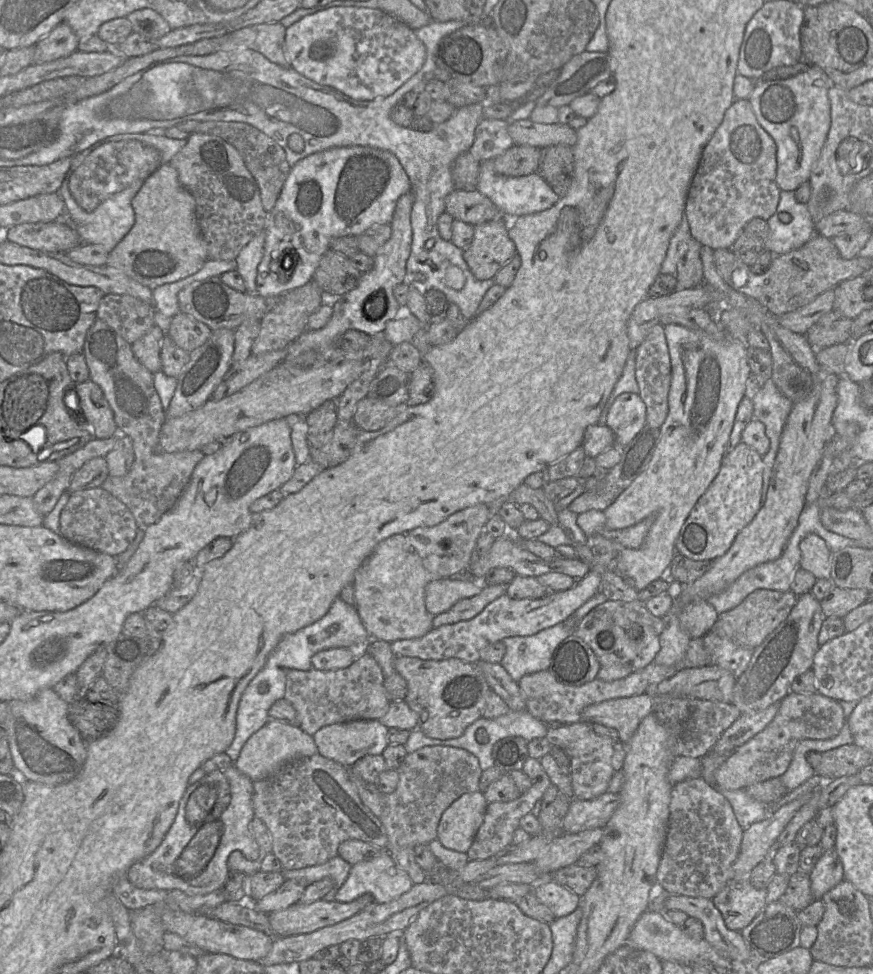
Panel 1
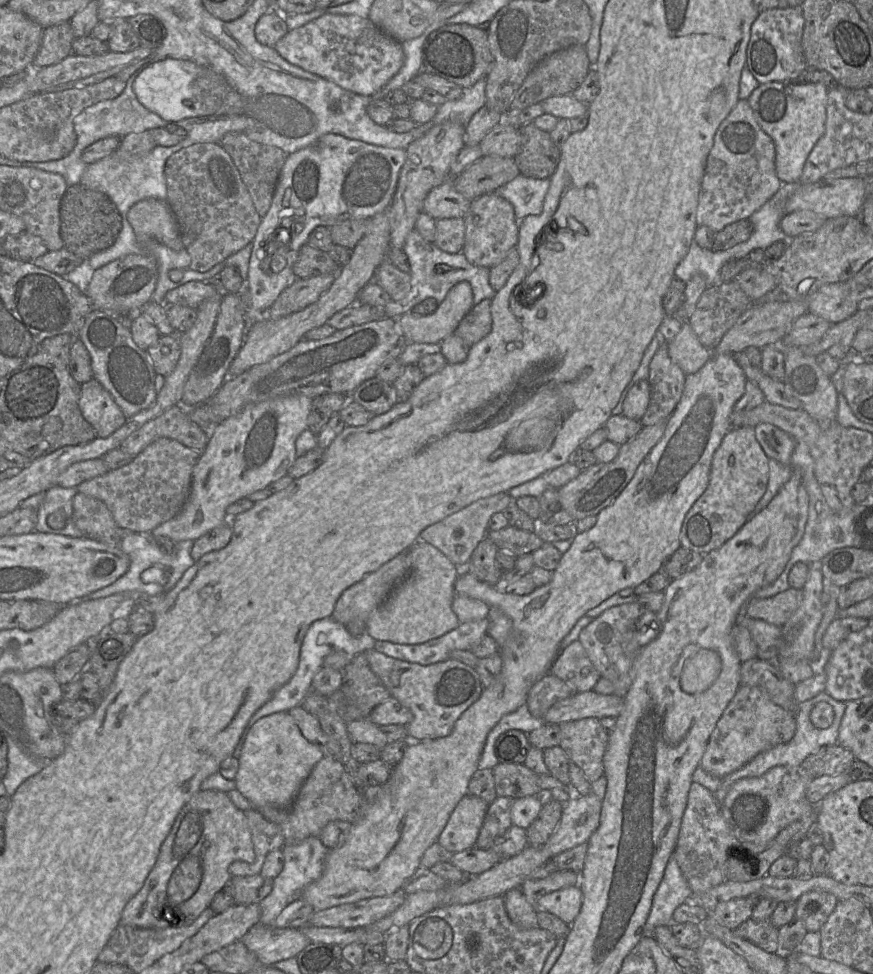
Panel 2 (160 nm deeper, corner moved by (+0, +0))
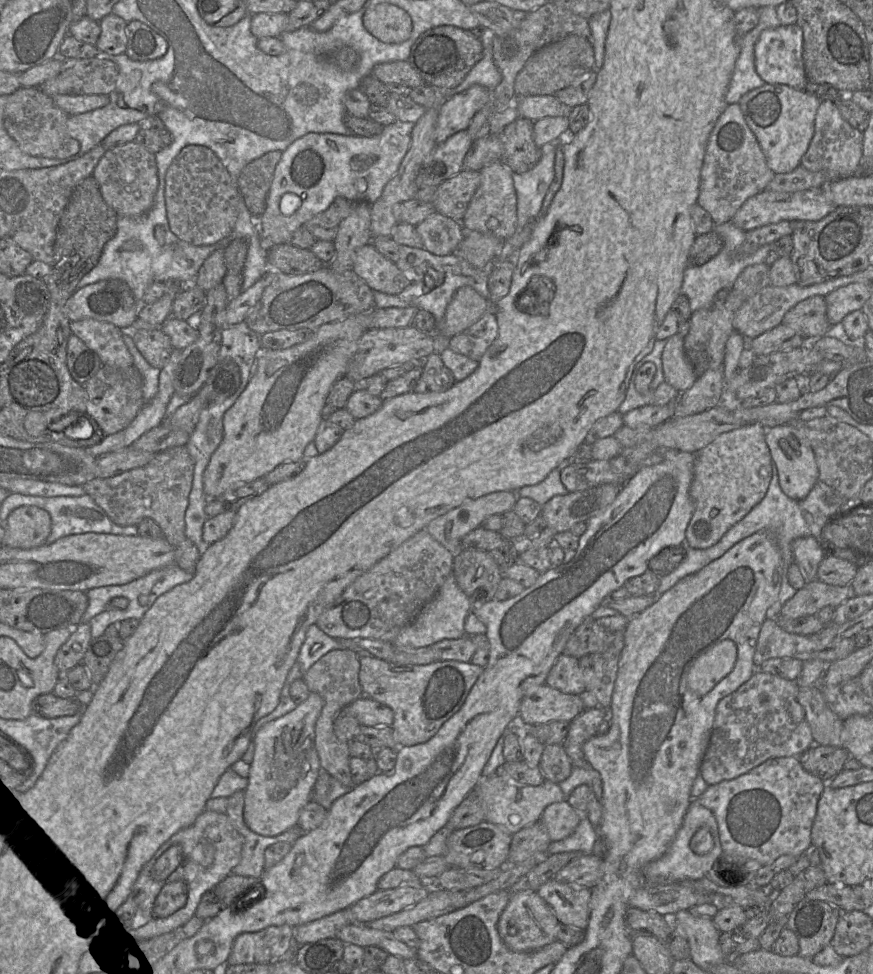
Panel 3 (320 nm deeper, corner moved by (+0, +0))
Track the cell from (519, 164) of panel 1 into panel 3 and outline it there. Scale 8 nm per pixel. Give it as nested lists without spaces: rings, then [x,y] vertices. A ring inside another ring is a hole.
[[[462,170],[458,174],[447,179],[437,187],[437,191],[434,195],[432,204],[434,205],[436,212],[459,221],[462,225],[462,219],[479,184],[480,171]]]

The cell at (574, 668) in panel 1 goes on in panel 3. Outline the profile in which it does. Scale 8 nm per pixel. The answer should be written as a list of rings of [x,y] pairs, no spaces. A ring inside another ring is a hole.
[[[561,654],[550,670],[545,684],[566,694],[580,695],[586,690],[579,659]]]

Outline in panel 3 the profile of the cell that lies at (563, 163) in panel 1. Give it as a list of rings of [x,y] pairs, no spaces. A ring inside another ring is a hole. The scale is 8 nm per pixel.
[[[519,117],[499,134],[503,145],[501,162],[512,174],[529,171],[542,156],[533,139],[533,126],[533,121]]]

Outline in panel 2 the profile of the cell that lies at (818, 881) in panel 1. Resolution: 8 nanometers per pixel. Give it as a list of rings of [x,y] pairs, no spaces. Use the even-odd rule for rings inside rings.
[[[810,891],[797,900],[795,918],[801,920],[808,932],[819,932],[838,903],[825,891]]]

